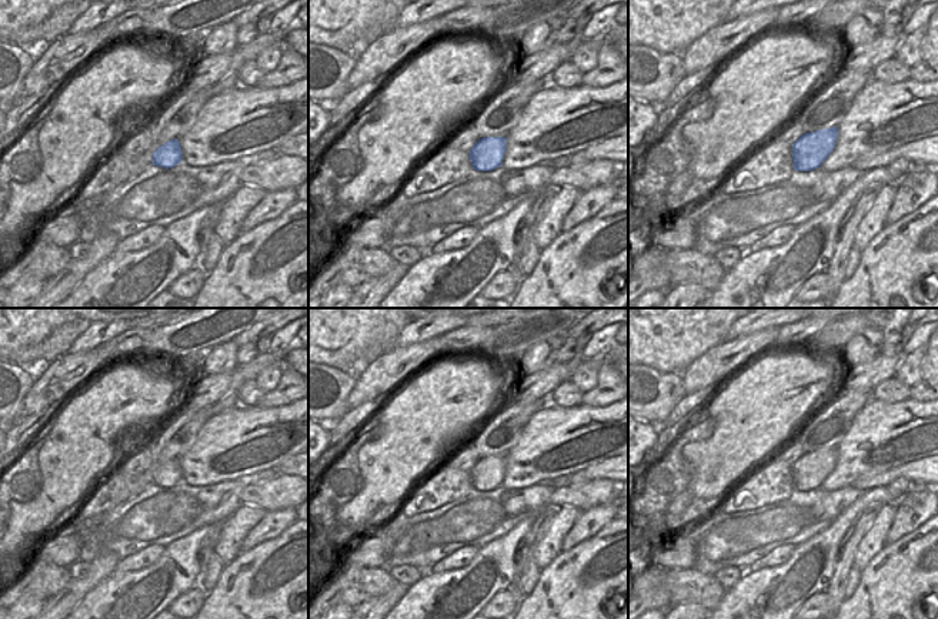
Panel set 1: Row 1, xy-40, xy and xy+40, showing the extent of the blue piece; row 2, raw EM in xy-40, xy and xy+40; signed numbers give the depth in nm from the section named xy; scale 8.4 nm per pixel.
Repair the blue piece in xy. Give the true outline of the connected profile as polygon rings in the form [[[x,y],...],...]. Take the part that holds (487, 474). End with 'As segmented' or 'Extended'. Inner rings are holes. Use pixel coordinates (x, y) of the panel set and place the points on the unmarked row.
[[[505,456],[480,458],[470,471],[473,488],[477,491],[493,491],[501,486],[505,471]]]. As segmented

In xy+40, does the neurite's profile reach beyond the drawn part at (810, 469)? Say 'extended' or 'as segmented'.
as segmented

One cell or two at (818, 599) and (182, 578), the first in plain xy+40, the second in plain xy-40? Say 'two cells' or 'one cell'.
two cells

